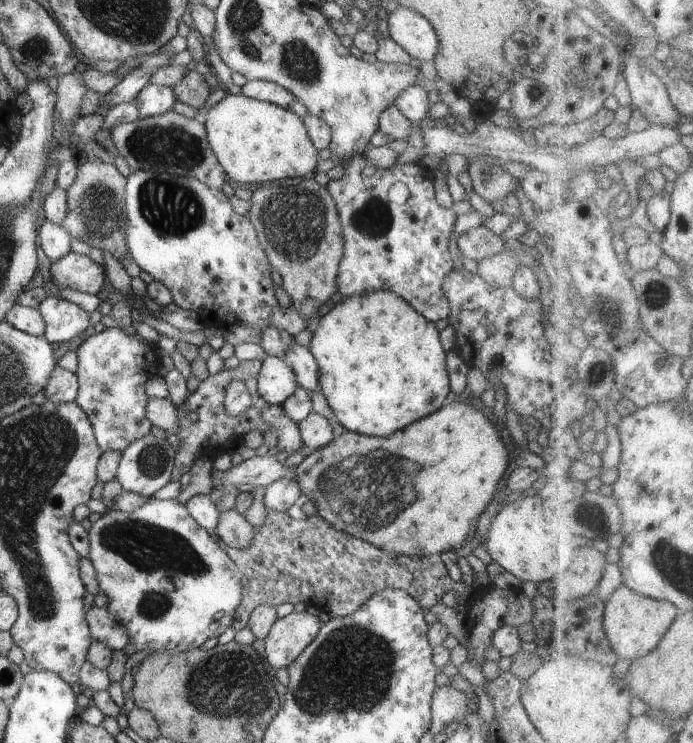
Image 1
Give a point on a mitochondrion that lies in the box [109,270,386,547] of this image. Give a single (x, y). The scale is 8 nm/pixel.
(153, 459)

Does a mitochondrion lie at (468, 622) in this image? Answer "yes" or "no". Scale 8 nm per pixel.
no

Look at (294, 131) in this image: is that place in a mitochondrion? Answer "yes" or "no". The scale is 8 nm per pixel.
no

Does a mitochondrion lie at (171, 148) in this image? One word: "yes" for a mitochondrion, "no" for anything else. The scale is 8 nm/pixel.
yes

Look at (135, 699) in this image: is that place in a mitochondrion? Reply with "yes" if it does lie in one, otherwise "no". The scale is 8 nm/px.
no

